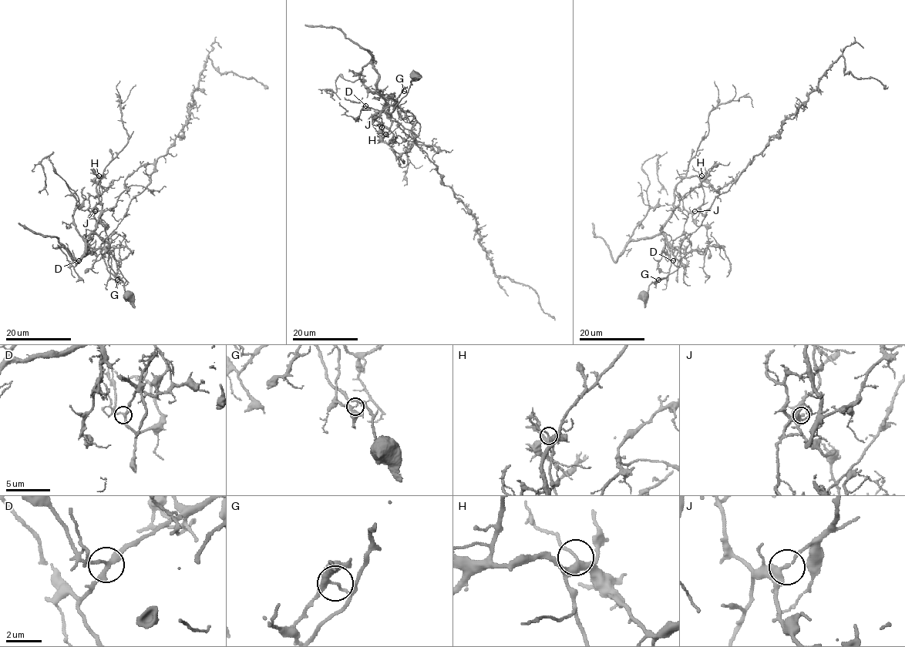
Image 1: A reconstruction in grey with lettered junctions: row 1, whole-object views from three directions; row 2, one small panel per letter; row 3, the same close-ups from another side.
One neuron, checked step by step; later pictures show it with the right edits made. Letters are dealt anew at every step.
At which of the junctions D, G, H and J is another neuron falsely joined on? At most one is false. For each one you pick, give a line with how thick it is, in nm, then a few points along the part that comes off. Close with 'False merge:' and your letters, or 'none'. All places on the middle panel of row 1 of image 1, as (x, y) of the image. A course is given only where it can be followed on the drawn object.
G: Thickness 240 nm. Course of the part to remove: (404, 91), (387, 112), (471, 214), (493, 273), (529, 286), (555, 320)
False merge: G

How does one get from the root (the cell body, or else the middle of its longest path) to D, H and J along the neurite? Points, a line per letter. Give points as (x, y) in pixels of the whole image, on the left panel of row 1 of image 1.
D: (127, 295), (123, 282), (110, 272), (111, 257), (105, 249), (103, 242), (105, 243), (105, 246), (79, 260)
H: (127, 295), (123, 282), (110, 272), (111, 257), (95, 231), (102, 209), (96, 185), (104, 177), (99, 175)
J: (127, 295), (123, 282), (110, 272), (103, 242), (108, 244), (92, 249), (85, 239), (85, 222), (95, 211)

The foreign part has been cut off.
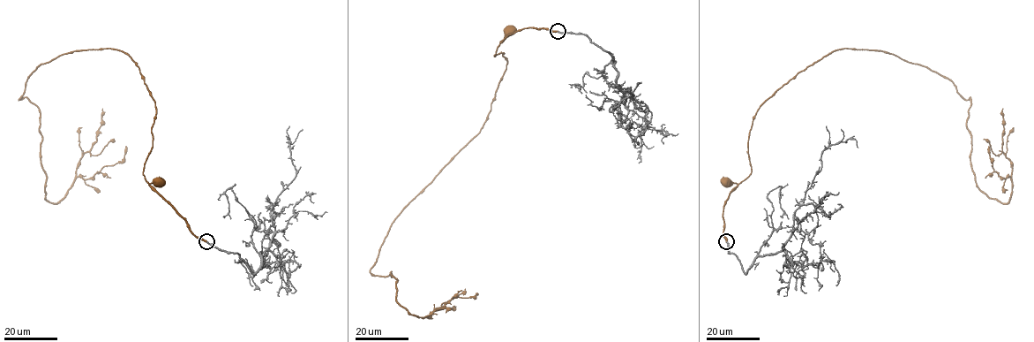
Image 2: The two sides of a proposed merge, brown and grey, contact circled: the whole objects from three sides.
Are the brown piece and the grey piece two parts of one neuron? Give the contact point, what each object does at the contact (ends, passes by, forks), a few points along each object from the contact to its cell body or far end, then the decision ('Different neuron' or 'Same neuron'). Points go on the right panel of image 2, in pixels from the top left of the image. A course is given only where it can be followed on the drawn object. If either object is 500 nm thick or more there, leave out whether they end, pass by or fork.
Place: (726, 241). At the ring brown ends. At the ring grey ends. Course of brown: (726, 241), (723, 208), (729, 193), (738, 185), (724, 183). Course of grey: (726, 241), (745, 273), (758, 256), (780, 250), (819, 171), (821, 153), (848, 139), (857, 147). Same neuron

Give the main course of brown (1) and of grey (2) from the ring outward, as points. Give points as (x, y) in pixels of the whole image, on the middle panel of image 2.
1: (558, 31), (526, 27), (510, 34), (501, 42), (508, 29)
2: (558, 31), (583, 34), (611, 56), (617, 85), (625, 98), (621, 102), (648, 124), (642, 126), (639, 163)

